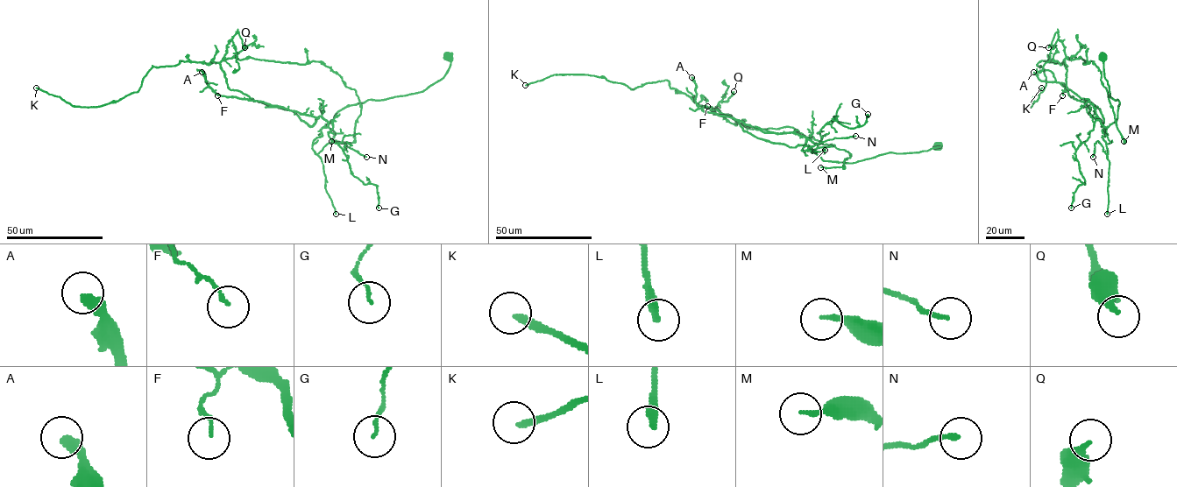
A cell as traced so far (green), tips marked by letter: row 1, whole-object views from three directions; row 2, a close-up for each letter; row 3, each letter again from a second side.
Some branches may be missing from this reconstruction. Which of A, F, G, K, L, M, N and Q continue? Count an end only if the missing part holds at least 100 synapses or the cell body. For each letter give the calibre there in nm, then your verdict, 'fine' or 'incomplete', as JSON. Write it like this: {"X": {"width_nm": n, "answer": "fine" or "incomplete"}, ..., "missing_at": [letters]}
{"A": {"width_nm": 360, "answer": "fine"}, "F": {"width_nm": 110, "answer": "fine"}, "G": {"width_nm": 80, "answer": "fine"}, "K": {"width_nm": 200, "answer": "incomplete"}, "L": {"width_nm": 320, "answer": "fine"}, "M": {"width_nm": 180, "answer": "fine"}, "N": {"width_nm": 140, "answer": "fine"}, "Q": {"width_nm": 280, "answer": "fine"}, "missing_at": ["K"]}

